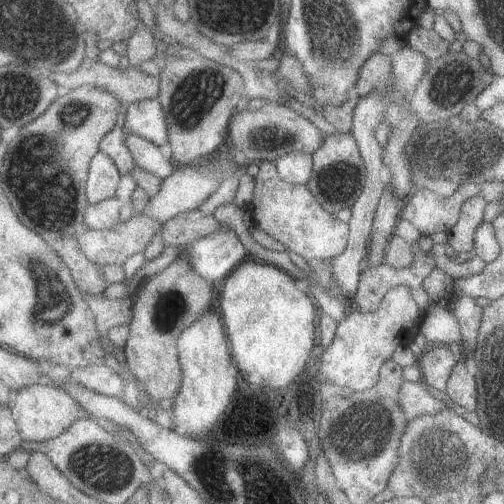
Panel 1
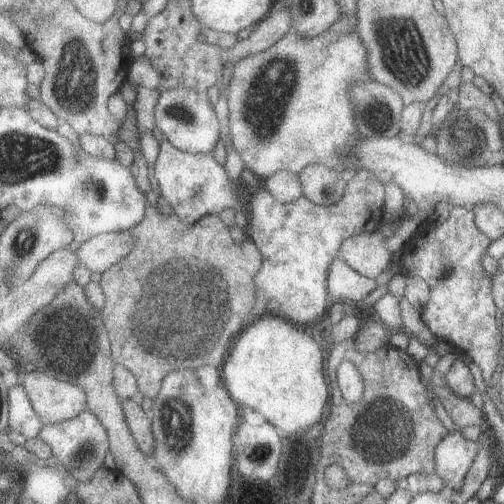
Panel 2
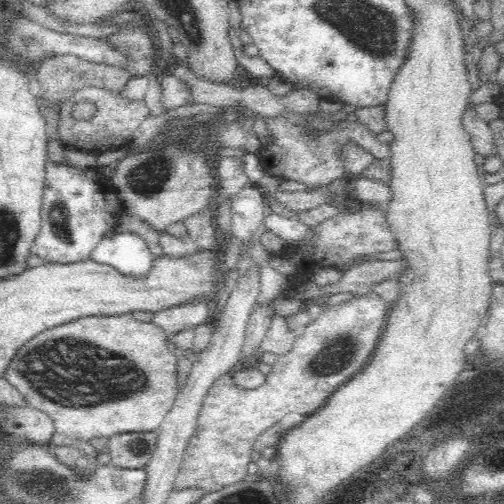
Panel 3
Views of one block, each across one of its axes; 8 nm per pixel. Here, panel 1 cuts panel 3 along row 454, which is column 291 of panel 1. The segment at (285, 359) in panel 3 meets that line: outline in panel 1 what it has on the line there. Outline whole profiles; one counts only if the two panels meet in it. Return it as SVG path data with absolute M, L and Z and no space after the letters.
M261 162L261 172L257 176L255 198L251 202L251 218L255 224L273 240L281 242L287 252L293 252L307 260L309 264L335 260L345 252L349 240L349 226L339 222L333 214L329 214L313 196L309 186L295 186L281 180L275 162Z

